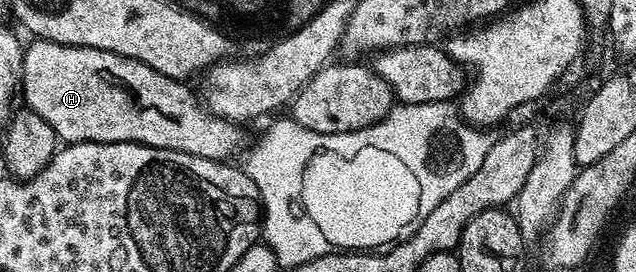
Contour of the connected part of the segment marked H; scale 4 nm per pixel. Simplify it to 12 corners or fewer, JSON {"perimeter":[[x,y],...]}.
{"perimeter":[[35,39],[21,97],[60,142],[226,162],[234,121],[137,59]]}

